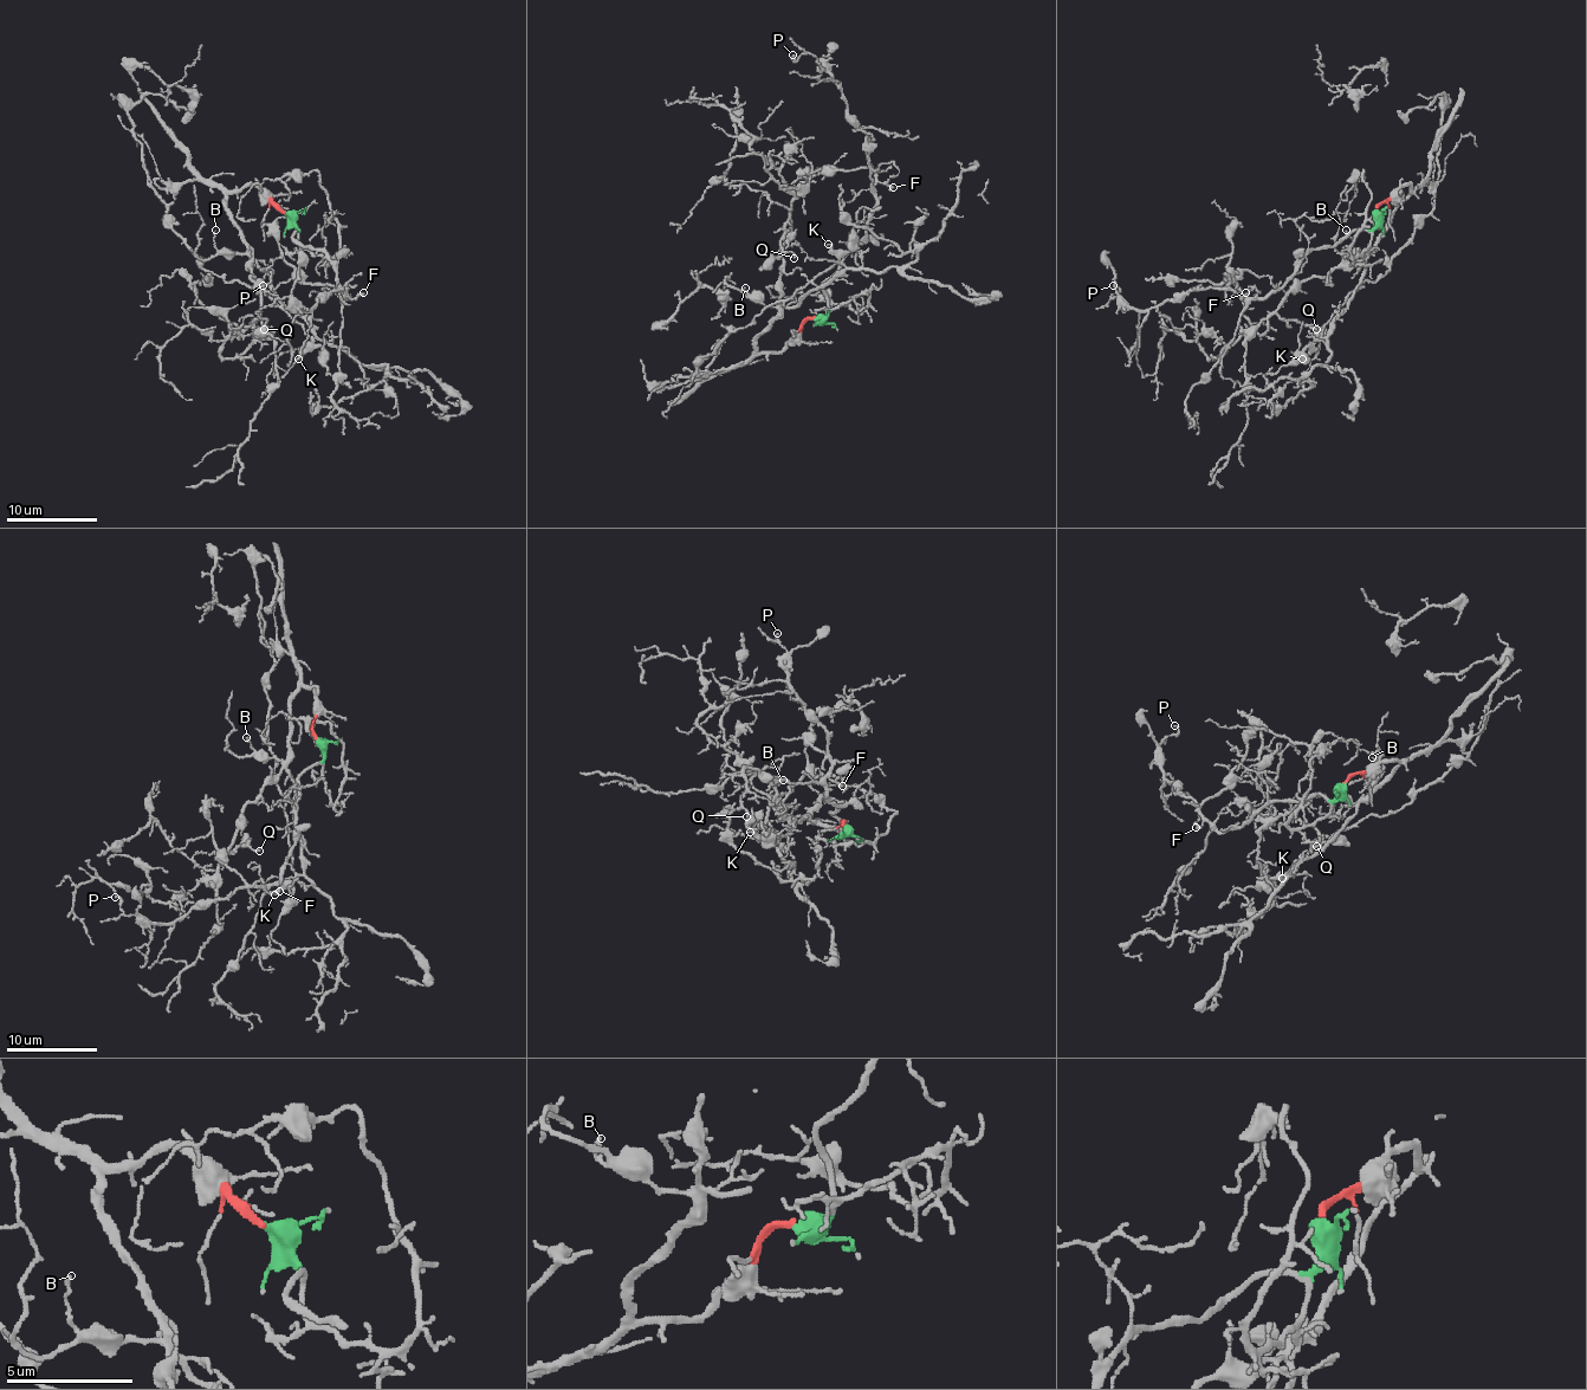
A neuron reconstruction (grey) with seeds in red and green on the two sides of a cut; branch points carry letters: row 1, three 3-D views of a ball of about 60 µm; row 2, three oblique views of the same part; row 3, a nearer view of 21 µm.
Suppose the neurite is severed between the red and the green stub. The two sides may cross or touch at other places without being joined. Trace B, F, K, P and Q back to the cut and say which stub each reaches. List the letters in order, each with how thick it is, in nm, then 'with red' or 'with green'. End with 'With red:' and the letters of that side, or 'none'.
B: calibre 90 nm; with red
F: calibre 120 nm; with green
K: calibre 170 nm; with red
P: calibre 100 nm; with green
Q: calibre 140 nm; with red
With red: B, K, Q

